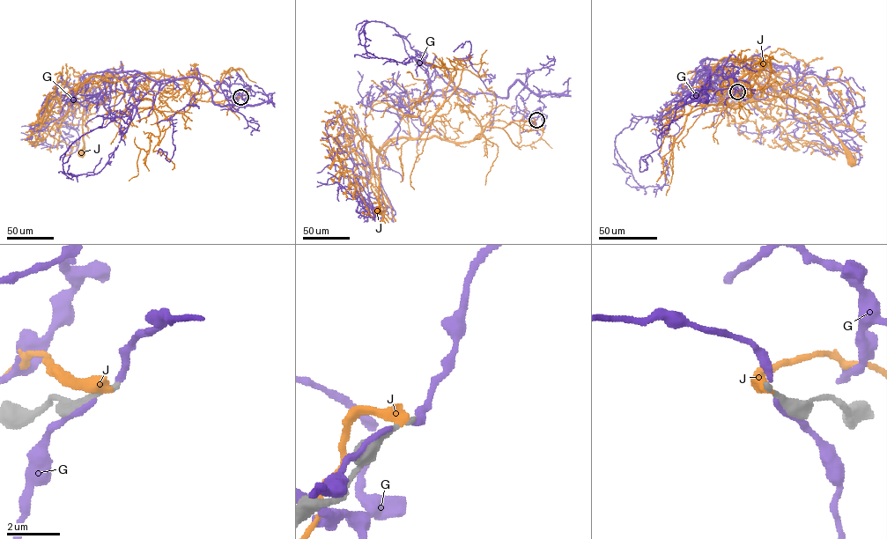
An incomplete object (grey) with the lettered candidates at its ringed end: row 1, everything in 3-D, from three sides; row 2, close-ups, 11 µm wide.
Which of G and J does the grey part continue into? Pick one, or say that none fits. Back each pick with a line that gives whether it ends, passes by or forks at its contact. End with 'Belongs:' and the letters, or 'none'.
Belongs: none

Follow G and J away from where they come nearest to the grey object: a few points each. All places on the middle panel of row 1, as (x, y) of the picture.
G: (536, 120), (517, 80), (436, 90), (354, 165), (358, 195), (316, 187)
J: (536, 120), (529, 130), (510, 122), (486, 127), (461, 142), (394, 138), (378, 156), (378, 210)

